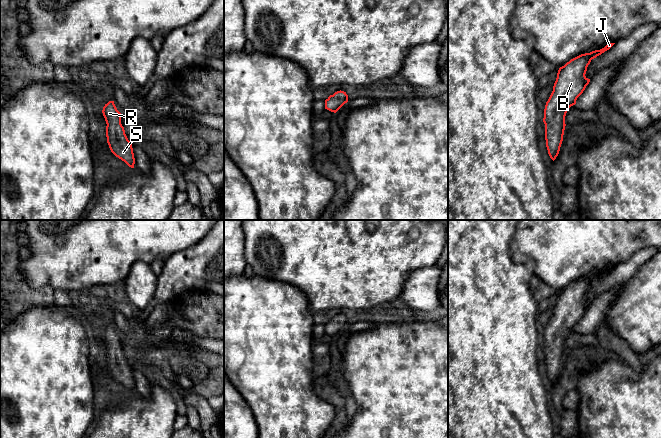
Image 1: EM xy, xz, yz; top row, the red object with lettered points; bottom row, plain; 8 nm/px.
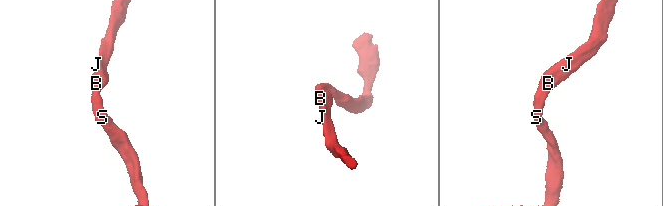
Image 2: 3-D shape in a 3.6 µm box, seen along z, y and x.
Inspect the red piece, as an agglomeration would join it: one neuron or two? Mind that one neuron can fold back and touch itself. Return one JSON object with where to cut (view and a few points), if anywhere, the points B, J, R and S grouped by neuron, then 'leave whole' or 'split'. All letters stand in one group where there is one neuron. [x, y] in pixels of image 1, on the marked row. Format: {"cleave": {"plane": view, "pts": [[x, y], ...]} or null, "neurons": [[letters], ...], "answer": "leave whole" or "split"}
{"cleave": null, "neurons": [["B", "J", "R", "S"]], "answer": "leave whole"}

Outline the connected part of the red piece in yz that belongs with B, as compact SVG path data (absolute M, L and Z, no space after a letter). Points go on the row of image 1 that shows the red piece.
M615 43L604 48L581 54L560 67L553 91L546 102L543 122L545 124L546 147L554 161L559 154L565 130L565 116L569 108L576 104L577 98L589 84L585 74L591 60L609 50Z

